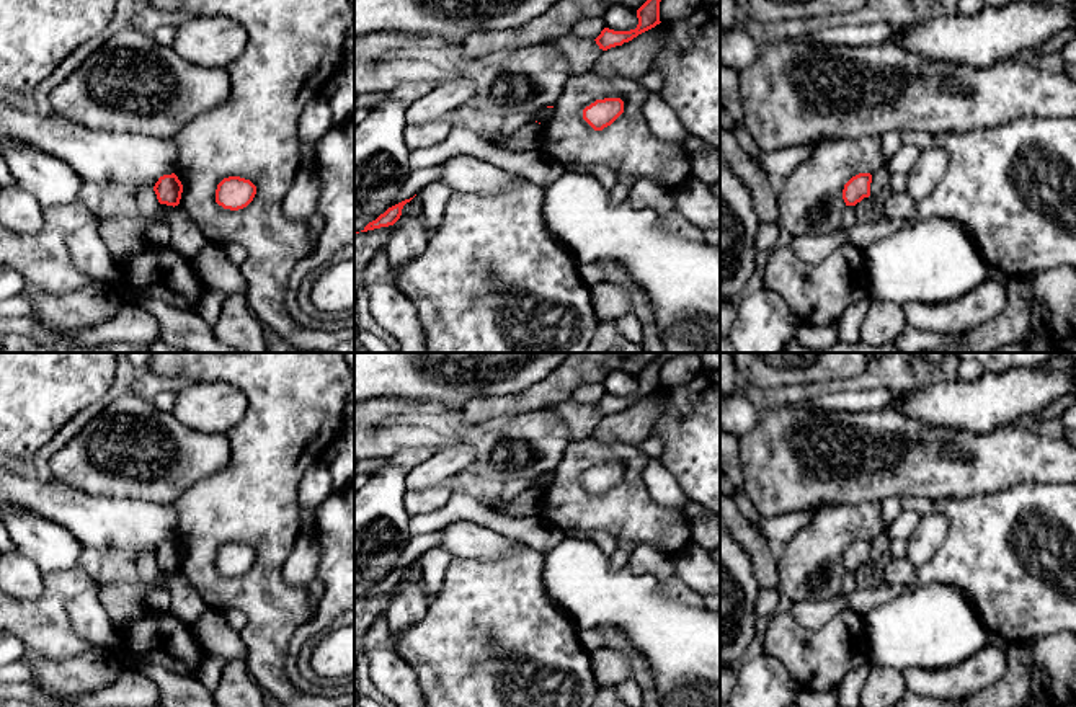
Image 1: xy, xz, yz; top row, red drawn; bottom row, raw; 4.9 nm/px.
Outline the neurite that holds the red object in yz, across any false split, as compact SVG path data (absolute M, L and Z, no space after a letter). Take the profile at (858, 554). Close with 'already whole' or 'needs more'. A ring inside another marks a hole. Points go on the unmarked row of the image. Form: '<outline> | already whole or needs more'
M859 539L852 542L843 555L843 565L846 571L856 571L860 568L864 563L870 562L870 549L872 549L872 540L870 539Z | already whole

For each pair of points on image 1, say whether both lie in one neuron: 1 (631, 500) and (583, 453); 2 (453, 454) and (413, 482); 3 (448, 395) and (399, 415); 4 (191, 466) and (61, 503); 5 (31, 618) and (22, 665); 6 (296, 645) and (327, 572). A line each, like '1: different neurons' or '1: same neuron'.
1: same neuron
2: same neuron
3: different neurons
4: different neurons
5: different neurons
6: same neuron

